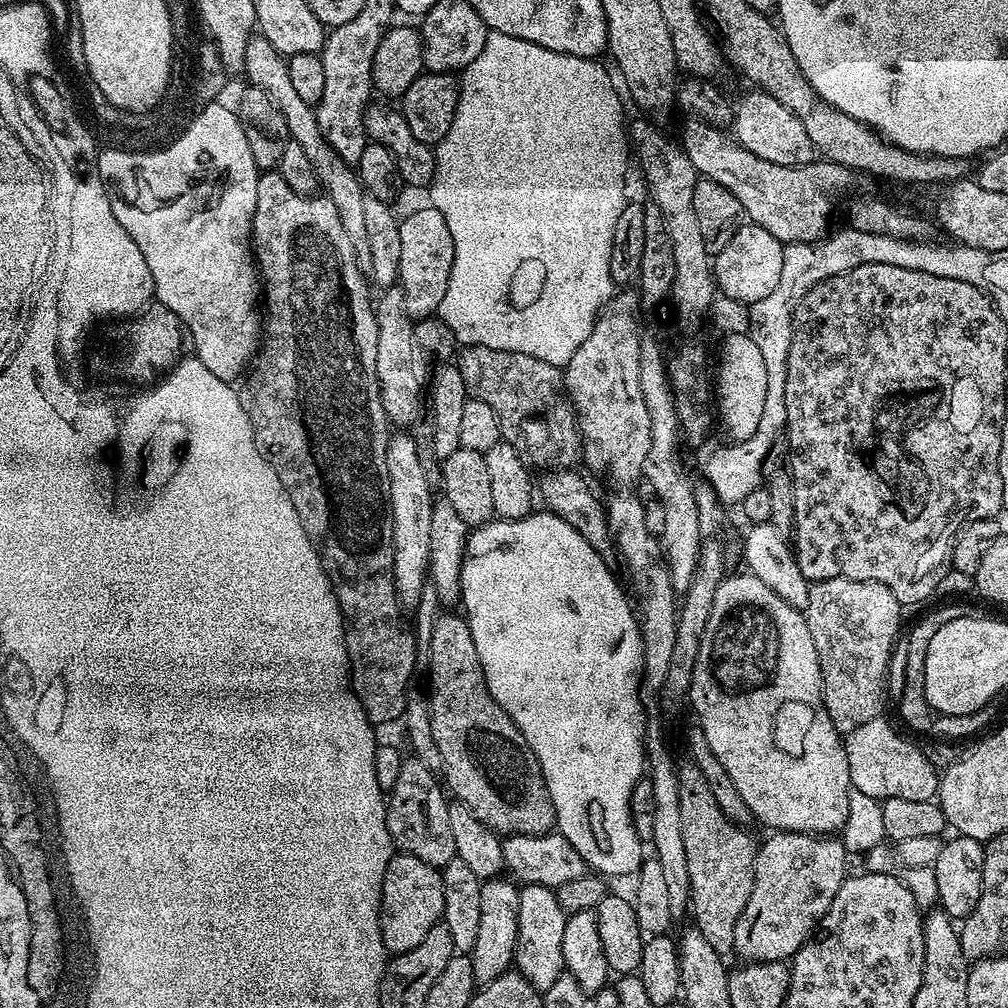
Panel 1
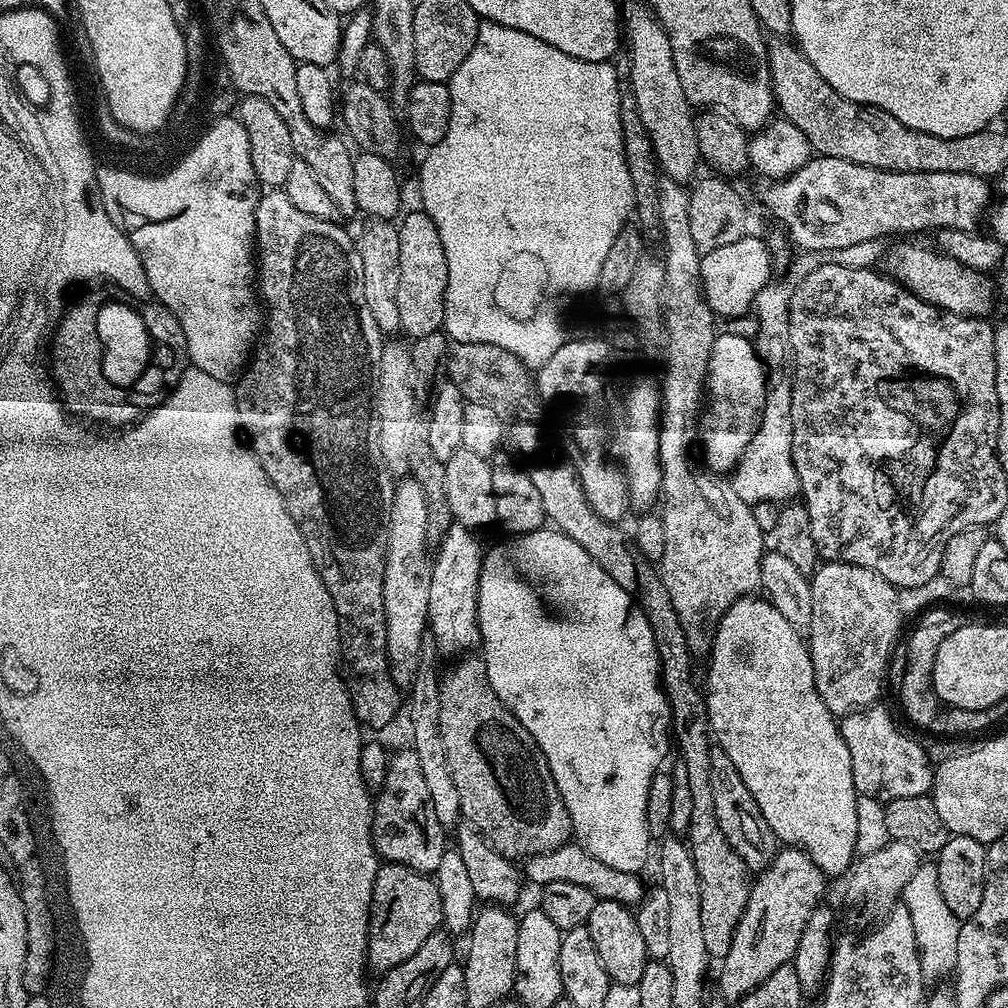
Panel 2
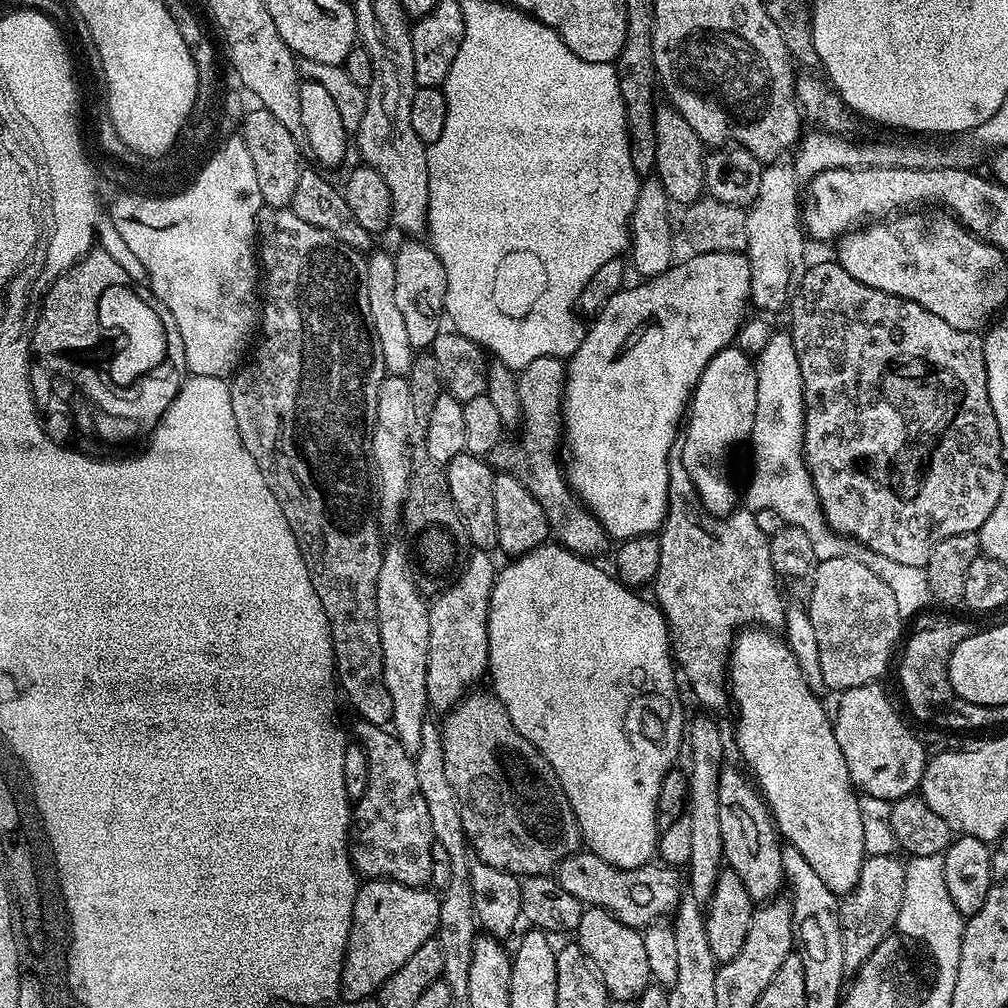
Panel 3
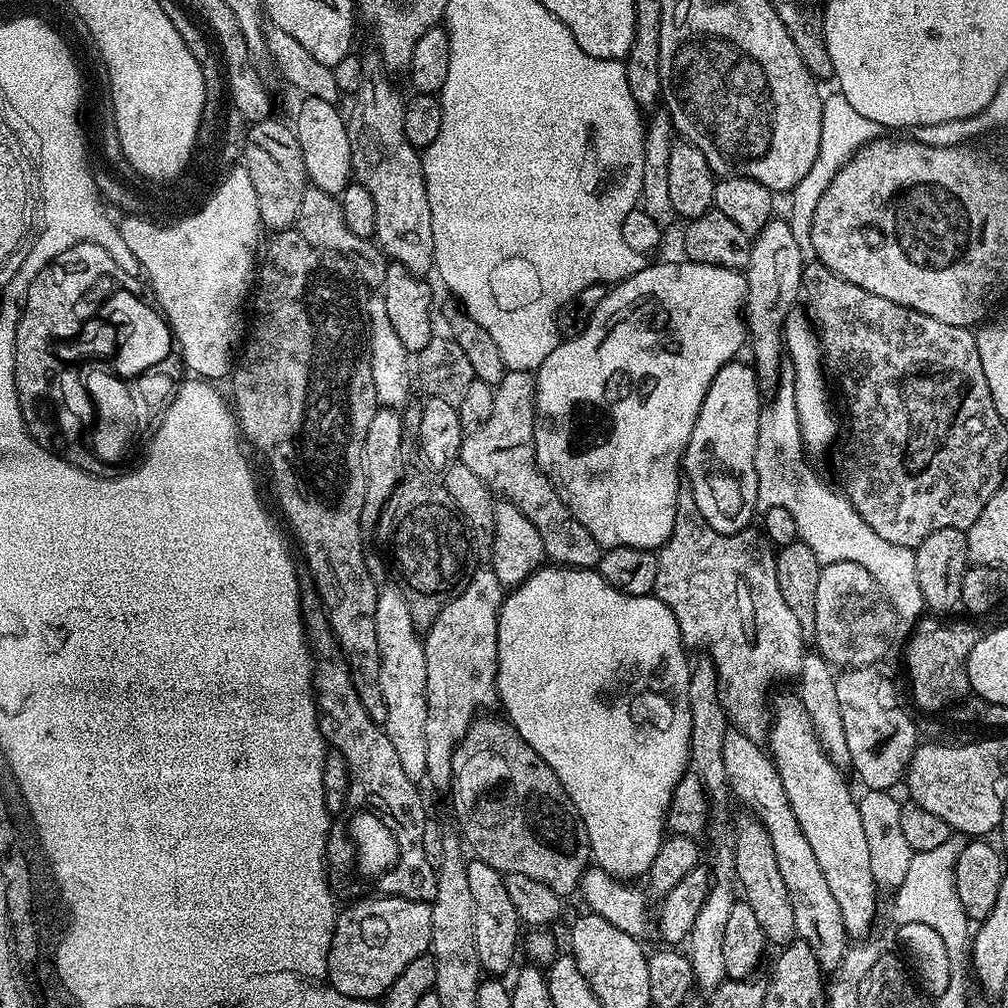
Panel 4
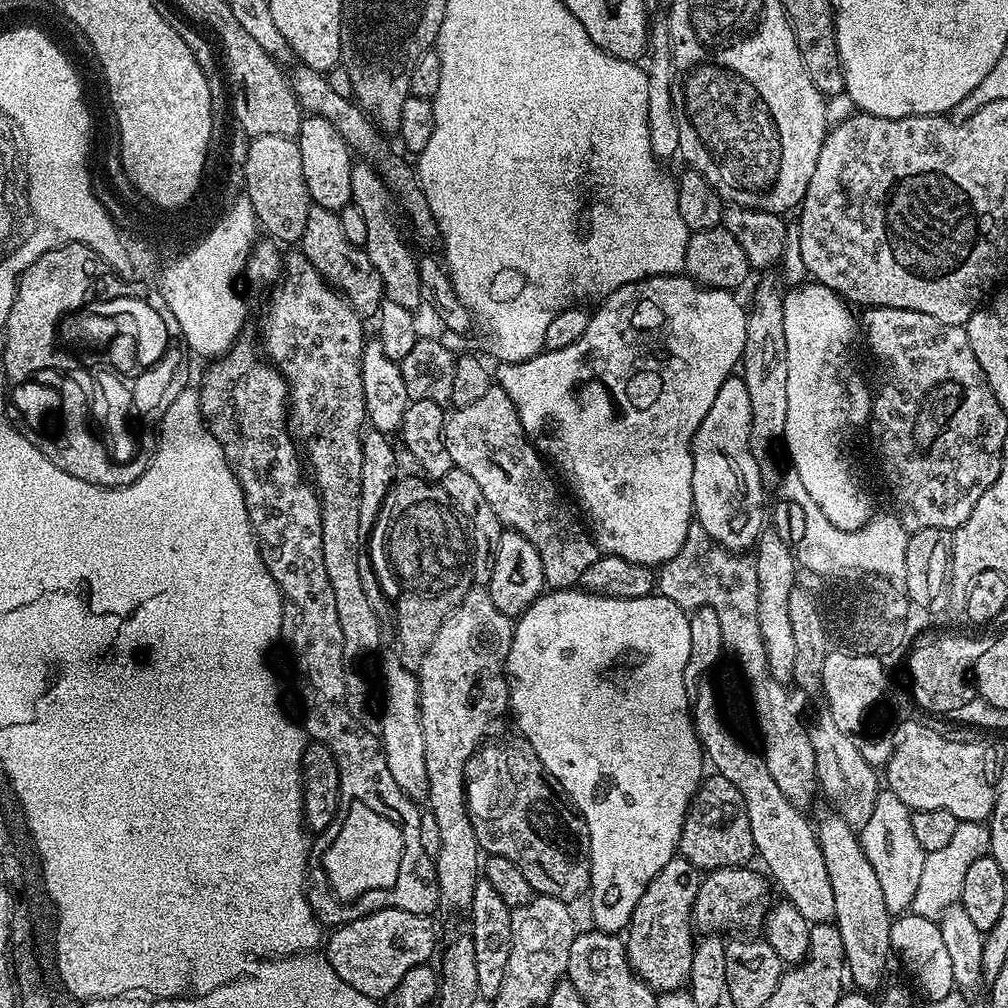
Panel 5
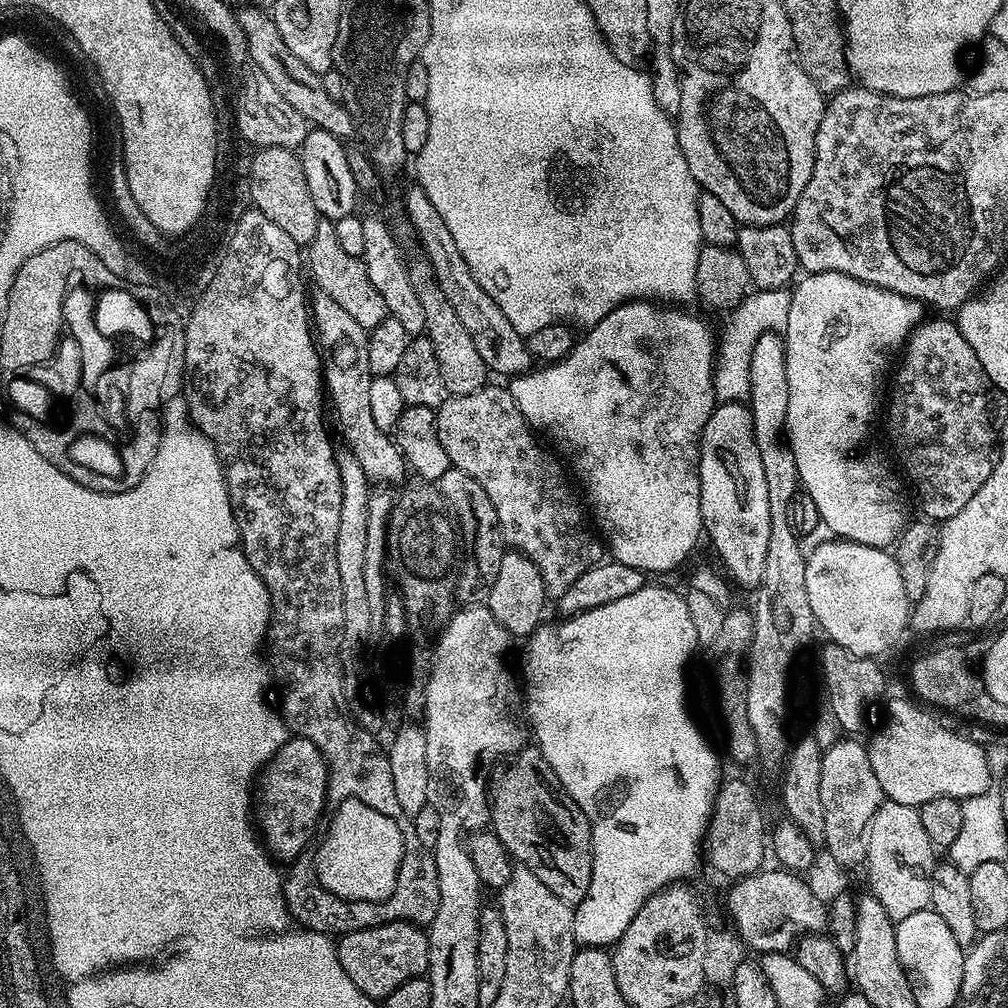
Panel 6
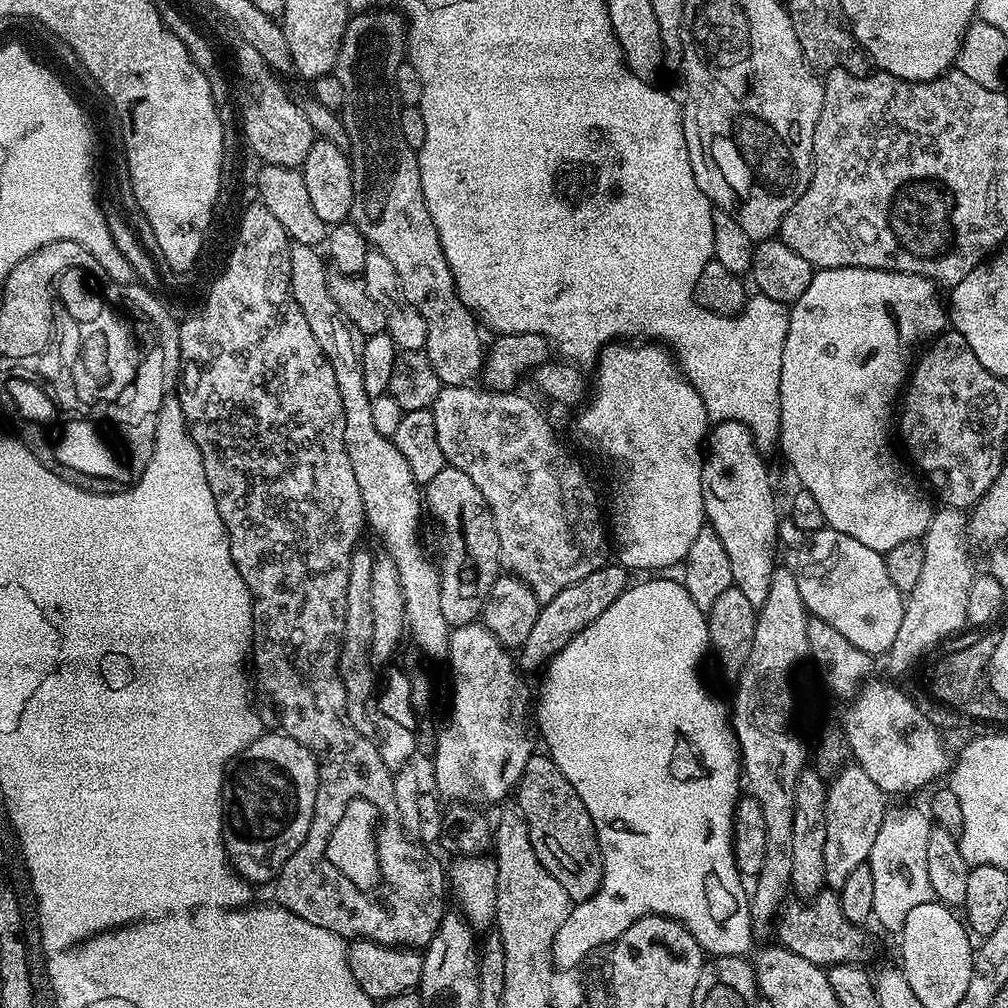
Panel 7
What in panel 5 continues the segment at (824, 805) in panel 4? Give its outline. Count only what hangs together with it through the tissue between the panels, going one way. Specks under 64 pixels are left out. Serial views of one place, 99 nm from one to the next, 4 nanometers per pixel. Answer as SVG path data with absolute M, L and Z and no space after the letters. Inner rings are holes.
M825 812L820 821L815 821L814 827L830 874L830 886L834 889L834 923L842 934L846 972L859 991L872 994L885 979L884 967L892 952L890 930L894 916L886 910L886 902L882 902L882 885L878 882L878 874L874 874L874 866L870 866L870 858L866 858L857 829L849 826L838 813Z

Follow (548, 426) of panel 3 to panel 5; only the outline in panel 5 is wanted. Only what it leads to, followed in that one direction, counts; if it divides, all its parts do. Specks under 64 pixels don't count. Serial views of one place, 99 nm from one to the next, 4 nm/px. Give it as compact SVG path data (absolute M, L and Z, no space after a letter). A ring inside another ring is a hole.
M493 386L482 398L470 402L470 406L449 411L444 422L444 441L453 465L466 470L478 482L501 525L530 538L534 550L538 550L538 558L542 558L545 585L552 590L577 587L582 574L594 566L602 553L589 529L583 523L580 525L575 514L564 505L506 390Z

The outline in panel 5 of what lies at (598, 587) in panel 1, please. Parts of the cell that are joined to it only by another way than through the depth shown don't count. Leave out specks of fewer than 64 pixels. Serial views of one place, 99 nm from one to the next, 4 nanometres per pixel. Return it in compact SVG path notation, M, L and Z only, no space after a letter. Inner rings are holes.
M575 587L545 591L522 615L515 617L514 620L510 650L504 663L504 671L508 678L508 707L510 709L510 716L514 724L516 720L516 728L520 731L517 733L519 733L523 740L530 742L530 746L534 746L534 754L538 754L542 766L546 766L546 770L550 770L550 774L554 774L554 778L558 778L564 795L568 797L571 804L580 813L580 817L586 822L586 826L588 827L588 857L590 858L590 874L592 875L592 883L588 885L586 901L588 900L589 906L592 907L592 920L596 923L593 925L602 932L620 934L627 929L628 925L632 923L634 906L638 906L638 898L642 898L648 882L656 877L658 870L662 870L662 866L666 866L666 862L670 862L673 856L677 855L680 847L680 834L684 825L684 819L688 813L688 807L692 805L692 796L696 793L696 788L700 785L700 781L706 772L706 757L696 735L694 720L690 715L686 686L684 685L684 667L686 666L686 658L690 658L690 622L688 621L688 617L689 613L685 609L678 607L674 602L670 602L665 596L659 594L643 596L642 598L630 598L629 600L617 600L615 596L597 594Z

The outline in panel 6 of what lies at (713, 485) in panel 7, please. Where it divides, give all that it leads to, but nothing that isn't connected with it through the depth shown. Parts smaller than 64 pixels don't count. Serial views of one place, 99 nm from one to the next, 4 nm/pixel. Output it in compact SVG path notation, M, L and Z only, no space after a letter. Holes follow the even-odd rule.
M717 403L702 430L700 509L706 540L720 555L725 568L723 571L742 587L756 589L762 578L766 542L770 538L770 501L766 499L766 474L762 470L762 458L758 458L752 412L747 403Z

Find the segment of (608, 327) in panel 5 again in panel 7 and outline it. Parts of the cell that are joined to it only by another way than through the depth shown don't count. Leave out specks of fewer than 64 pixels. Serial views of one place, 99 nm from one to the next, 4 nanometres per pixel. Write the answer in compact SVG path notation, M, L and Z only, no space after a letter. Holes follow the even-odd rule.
M613 342L610 344L605 344L603 348L600 349L600 355L595 361L594 369L596 368L596 384L594 380L594 387L590 392L590 399L583 405L582 411L584 411L584 417L580 420L580 432L593 444L594 447L600 448L600 452L604 456L609 456L616 464L624 464L624 468L628 472L620 472L616 476L616 497L612 500L612 516L616 519L616 525L611 525L610 532L614 537L614 552L618 555L619 563L623 564L625 568L629 570L635 570L635 568L649 568L649 570L655 570L661 568L662 566L674 566L675 564L681 563L686 558L686 554L690 550L690 546L694 543L694 538L698 538L698 534L706 527L706 517L704 514L704 499L702 498L702 470L704 469L704 451L706 448L706 437L710 431L710 417L706 406L702 402L702 398L698 394L698 390L694 390L694 386L689 380L685 380L684 373L680 370L680 365L674 362L674 356L671 351L665 345L659 342L640 342L637 348L623 348L625 345L620 342Z

